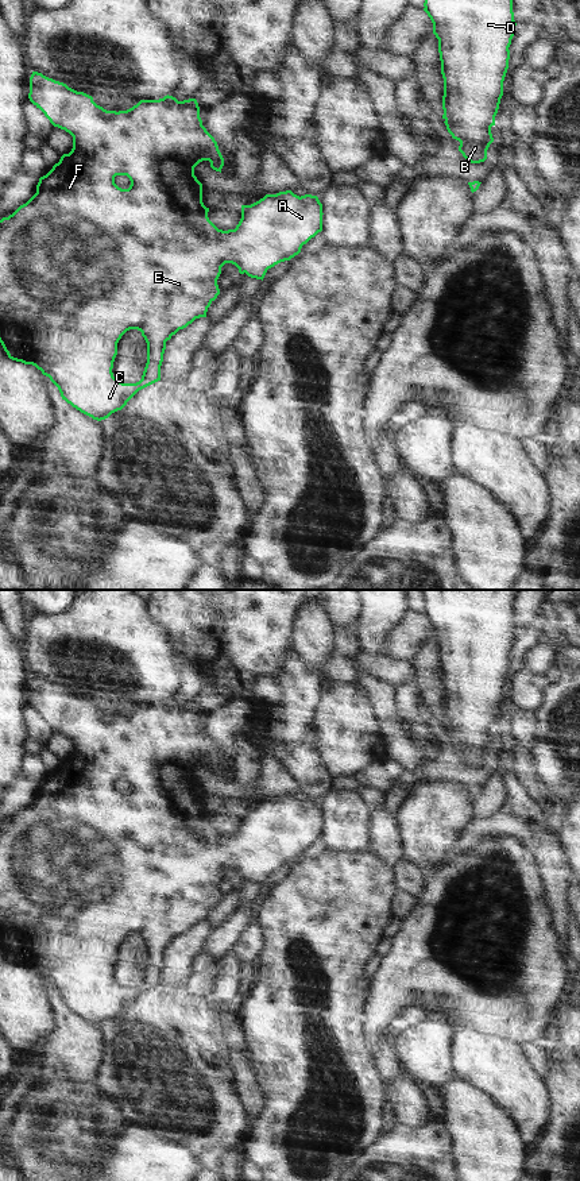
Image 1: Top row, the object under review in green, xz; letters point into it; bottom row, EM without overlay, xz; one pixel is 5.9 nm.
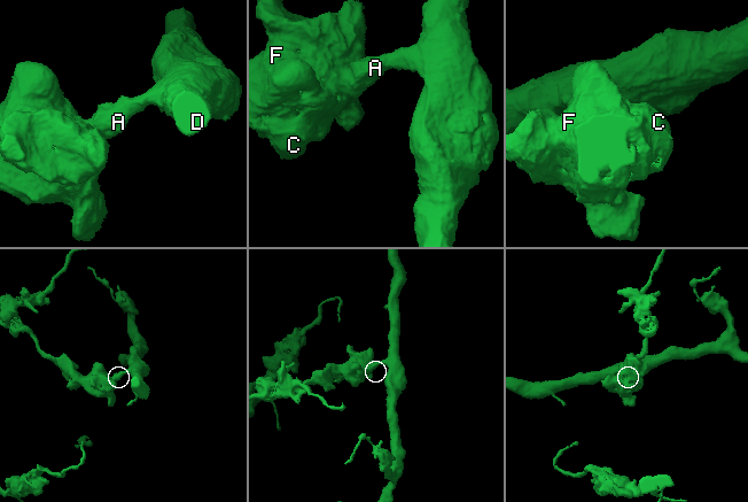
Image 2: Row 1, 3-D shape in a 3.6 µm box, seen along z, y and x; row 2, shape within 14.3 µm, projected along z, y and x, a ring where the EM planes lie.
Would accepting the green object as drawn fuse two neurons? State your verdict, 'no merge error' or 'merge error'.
no merge error

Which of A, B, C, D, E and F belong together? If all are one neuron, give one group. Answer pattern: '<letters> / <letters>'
A B C D E F

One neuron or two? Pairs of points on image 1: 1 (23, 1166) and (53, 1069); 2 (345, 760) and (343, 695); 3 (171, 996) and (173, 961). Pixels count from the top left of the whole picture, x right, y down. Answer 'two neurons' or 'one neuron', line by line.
1: two neurons
2: one neuron
3: two neurons

